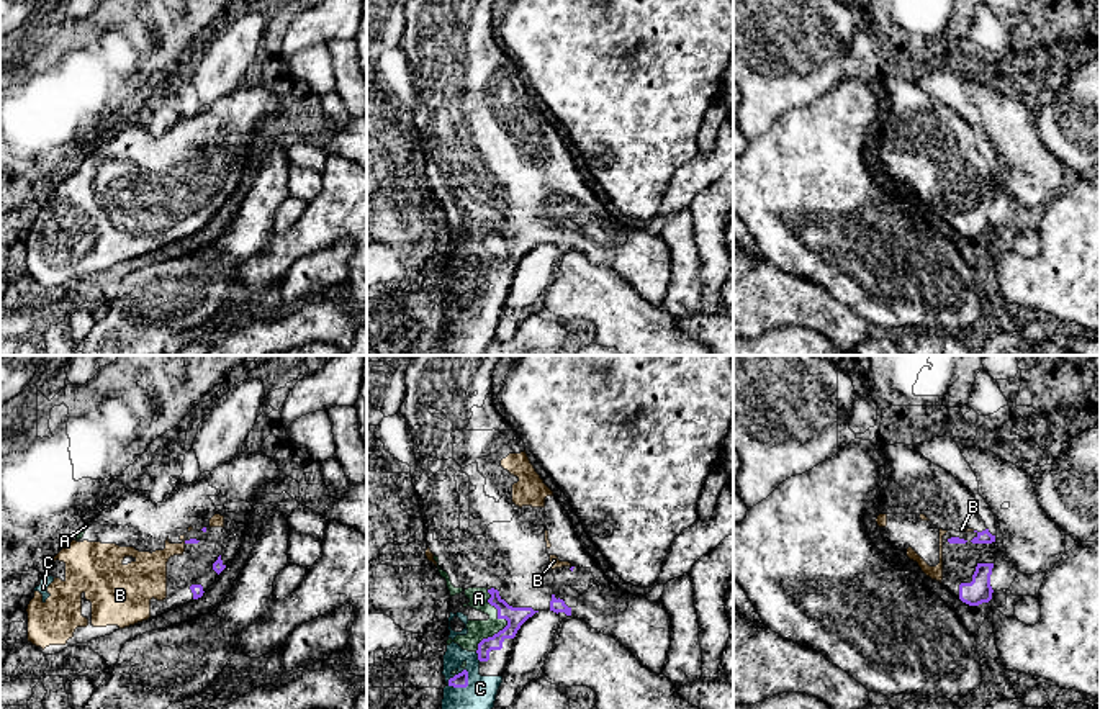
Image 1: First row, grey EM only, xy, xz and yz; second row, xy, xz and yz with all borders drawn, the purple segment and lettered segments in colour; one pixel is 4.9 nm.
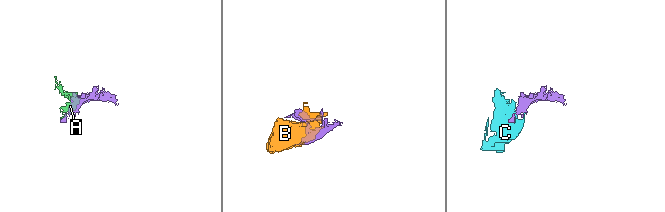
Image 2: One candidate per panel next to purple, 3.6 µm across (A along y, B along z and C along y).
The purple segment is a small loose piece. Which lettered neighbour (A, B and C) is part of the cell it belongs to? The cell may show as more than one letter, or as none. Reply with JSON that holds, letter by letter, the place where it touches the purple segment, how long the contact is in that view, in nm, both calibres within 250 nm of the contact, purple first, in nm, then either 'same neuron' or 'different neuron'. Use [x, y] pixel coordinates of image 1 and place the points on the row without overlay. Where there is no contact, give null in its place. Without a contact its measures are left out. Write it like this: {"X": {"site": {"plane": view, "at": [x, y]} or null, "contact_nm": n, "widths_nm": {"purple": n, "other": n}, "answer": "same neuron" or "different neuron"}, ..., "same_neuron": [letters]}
{"A": {"site": {"plane": "xz", "at": [508, 256]}, "contact_nm": 320, "widths_nm": {"purple": 100, "other": 100}, "answer": "same neuron"}, "B": {"site": null, "answer": "same neuron"}, "C": {"site": {"plane": "xz", "at": [455, 308]}, "contact_nm": 130, "widths_nm": {"purple": 70, "other": 220}, "answer": "same neuron"}, "same_neuron": ["A", "B", "C"]}

